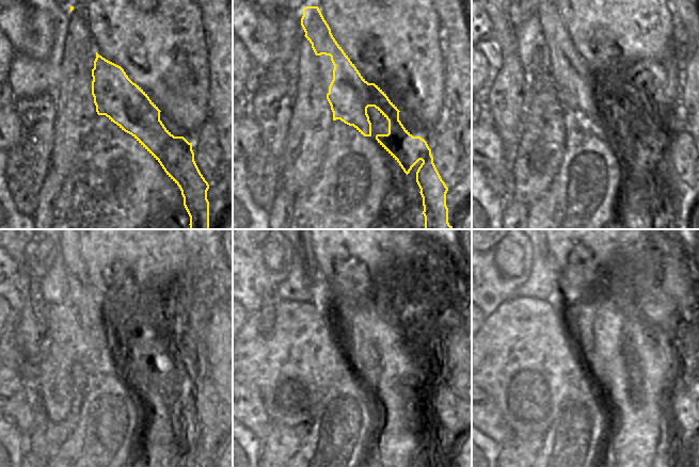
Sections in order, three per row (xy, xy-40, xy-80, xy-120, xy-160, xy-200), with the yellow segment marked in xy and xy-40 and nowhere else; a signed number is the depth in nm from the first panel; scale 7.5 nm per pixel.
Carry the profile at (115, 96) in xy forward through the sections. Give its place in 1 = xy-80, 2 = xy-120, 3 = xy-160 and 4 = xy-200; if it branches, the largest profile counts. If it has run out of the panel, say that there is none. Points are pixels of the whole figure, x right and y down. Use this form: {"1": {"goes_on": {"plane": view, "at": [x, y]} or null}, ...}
{"1": {"goes_on": {"plane": "xy-80", "at": [588, 95]}}, "2": {"goes_on": {"plane": "xy-120", "at": [104, 321]}}, "3": {"goes_on": {"plane": "xy-160", "at": [318, 284]}}, "4": {"goes_on": {"plane": "xy-200", "at": [562, 288]}}}

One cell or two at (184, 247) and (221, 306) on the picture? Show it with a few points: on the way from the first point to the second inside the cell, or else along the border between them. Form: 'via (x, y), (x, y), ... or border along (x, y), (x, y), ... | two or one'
border along (204, 292), (206, 294), (205, 318) | two

